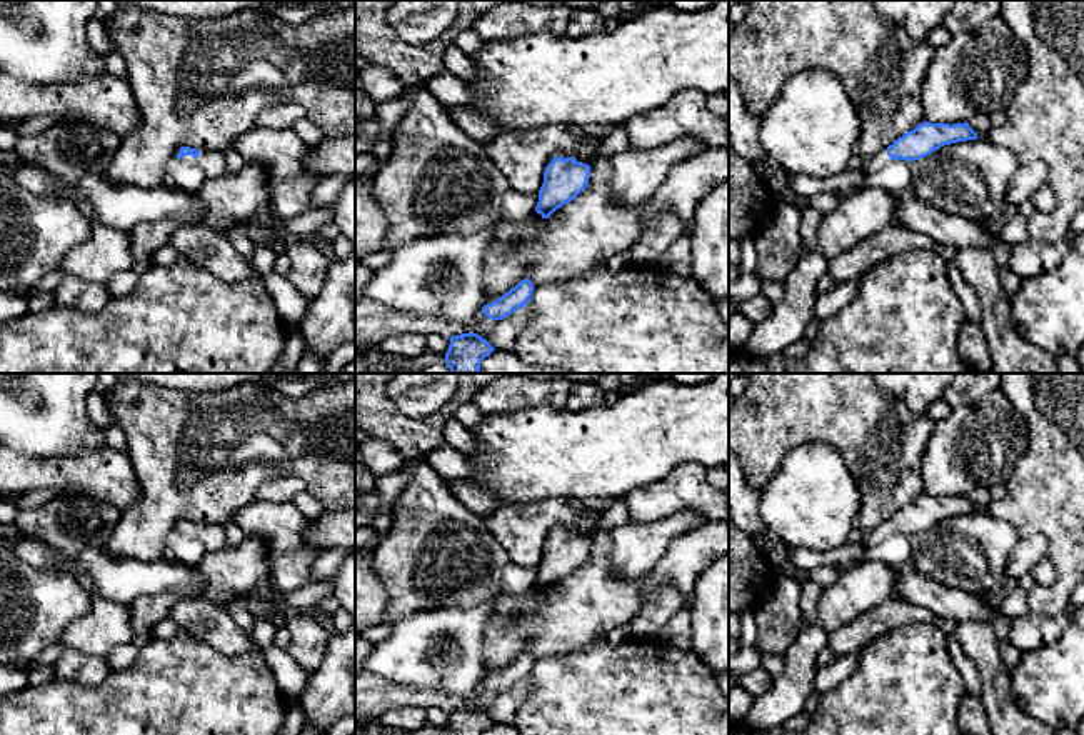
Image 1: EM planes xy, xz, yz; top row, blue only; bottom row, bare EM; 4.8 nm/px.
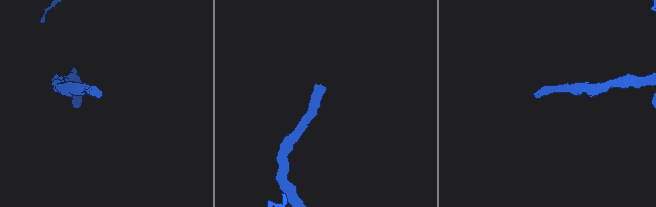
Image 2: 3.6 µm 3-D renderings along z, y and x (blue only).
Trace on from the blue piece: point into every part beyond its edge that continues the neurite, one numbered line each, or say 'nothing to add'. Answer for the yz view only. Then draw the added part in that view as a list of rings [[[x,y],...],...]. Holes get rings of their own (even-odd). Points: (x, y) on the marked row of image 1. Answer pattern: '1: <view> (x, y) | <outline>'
1: yz (873, 165) | [[[882,148],[877,155],[872,158],[864,160],[864,170],[869,173],[877,173],[881,168],[884,168],[891,162],[891,157],[887,155],[887,148]]]

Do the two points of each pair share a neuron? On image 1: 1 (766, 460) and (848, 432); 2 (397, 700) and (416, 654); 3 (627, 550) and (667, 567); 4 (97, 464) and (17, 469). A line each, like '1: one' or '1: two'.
1: one
2: two
3: two
4: one

